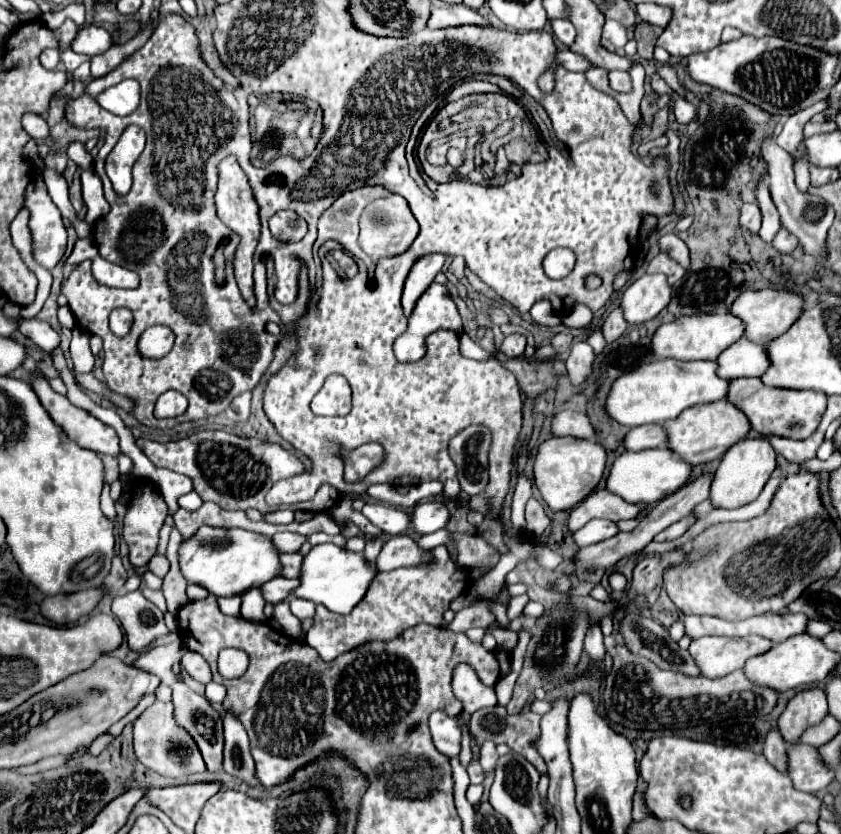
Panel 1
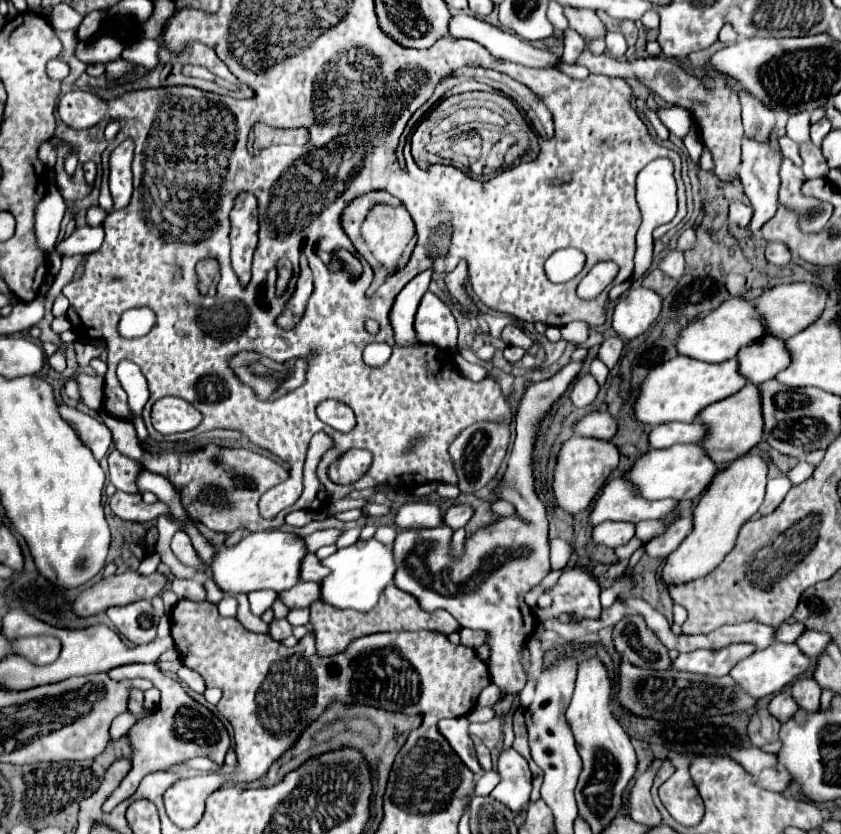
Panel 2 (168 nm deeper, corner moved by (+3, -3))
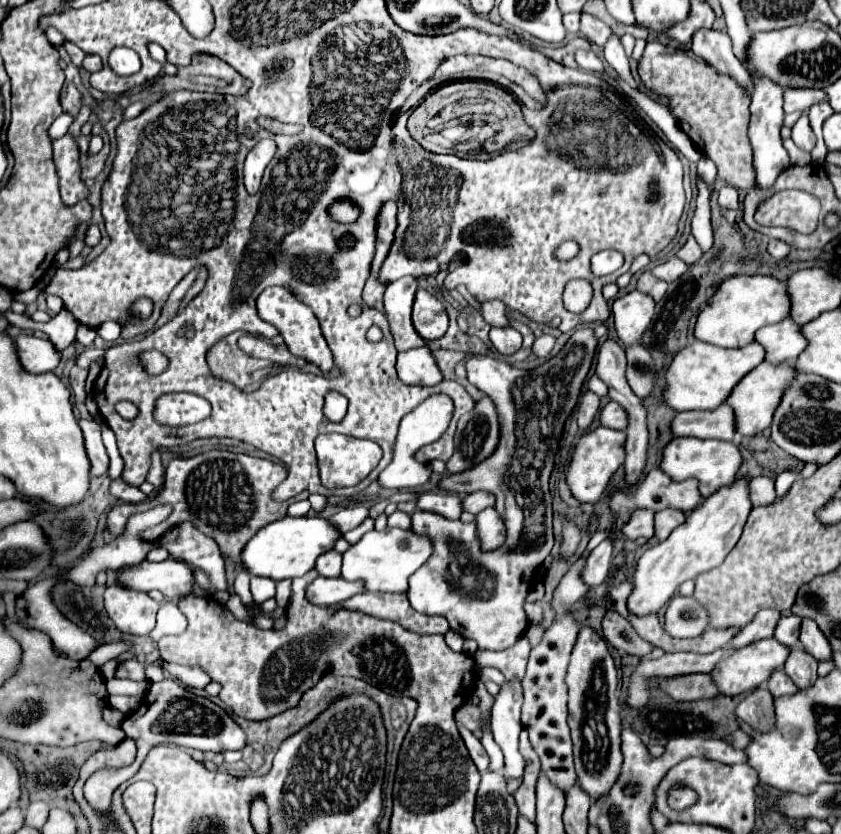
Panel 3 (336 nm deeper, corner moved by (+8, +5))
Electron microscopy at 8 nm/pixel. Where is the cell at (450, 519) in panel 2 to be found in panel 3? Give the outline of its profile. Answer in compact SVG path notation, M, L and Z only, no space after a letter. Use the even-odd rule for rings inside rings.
M473 492L473 494L467 494L461 502L463 510L465 512L471 512L471 514L479 514L483 508L487 506L493 506L495 504L495 498L489 494L489 492Z

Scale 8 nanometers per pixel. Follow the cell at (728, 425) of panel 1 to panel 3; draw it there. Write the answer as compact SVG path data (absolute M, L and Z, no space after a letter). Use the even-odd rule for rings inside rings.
M763 362L763 364L759 364L759 368L755 368L755 372L749 372L747 376L743 376L743 380L739 380L739 386L735 386L733 392L725 400L725 404L733 408L737 434L753 436L753 434L759 434L765 428L769 428L773 412L775 412L775 404L779 404L779 396L783 394L783 388L787 386L787 380L791 380L791 376L795 376L793 364L771 366L771 364Z

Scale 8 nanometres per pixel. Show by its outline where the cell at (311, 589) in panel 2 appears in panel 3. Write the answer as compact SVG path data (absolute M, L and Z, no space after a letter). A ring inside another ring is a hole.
M315 578L307 588L305 596L317 606L333 606L355 594L363 592L363 584L351 584L343 578Z

